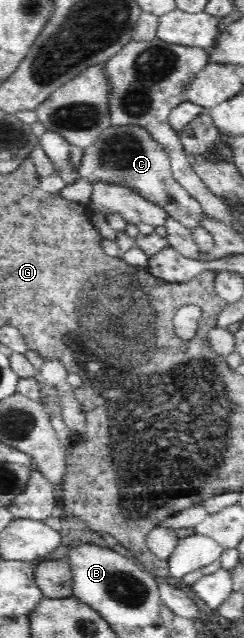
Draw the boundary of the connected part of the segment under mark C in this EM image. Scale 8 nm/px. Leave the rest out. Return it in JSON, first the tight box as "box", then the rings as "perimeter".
{"box":[80,125,204,228],"perimeter":[[[110,125],[105,128],[98,136],[98,138],[89,145],[85,150],[85,156],[80,166],[80,175],[88,178],[88,181],[93,184],[98,179],[102,181],[120,183],[128,185],[136,191],[142,193],[146,199],[156,203],[158,206],[164,208],[168,216],[178,220],[186,228],[200,228],[202,227],[202,220],[204,220],[204,209],[202,205],[188,194],[188,191],[174,178],[171,165],[171,157],[164,145],[160,145],[154,137],[150,134],[148,129],[140,125]]]}

